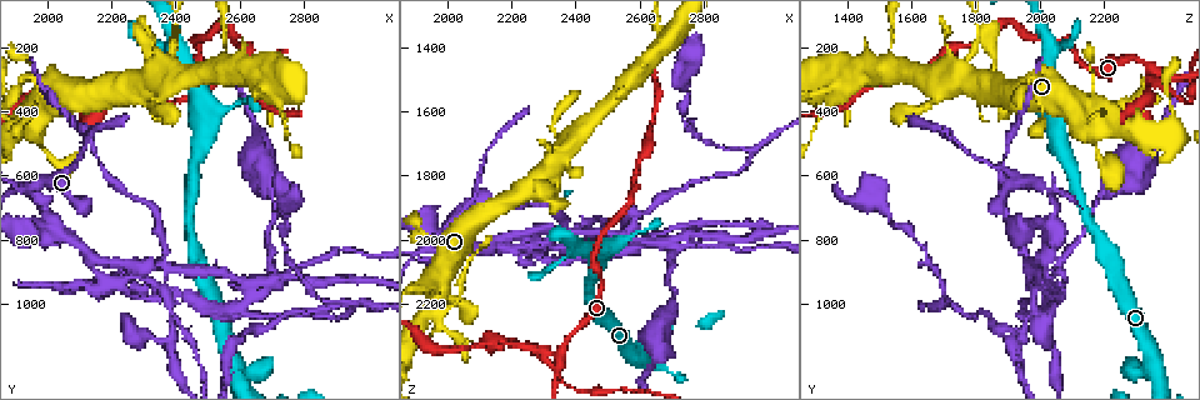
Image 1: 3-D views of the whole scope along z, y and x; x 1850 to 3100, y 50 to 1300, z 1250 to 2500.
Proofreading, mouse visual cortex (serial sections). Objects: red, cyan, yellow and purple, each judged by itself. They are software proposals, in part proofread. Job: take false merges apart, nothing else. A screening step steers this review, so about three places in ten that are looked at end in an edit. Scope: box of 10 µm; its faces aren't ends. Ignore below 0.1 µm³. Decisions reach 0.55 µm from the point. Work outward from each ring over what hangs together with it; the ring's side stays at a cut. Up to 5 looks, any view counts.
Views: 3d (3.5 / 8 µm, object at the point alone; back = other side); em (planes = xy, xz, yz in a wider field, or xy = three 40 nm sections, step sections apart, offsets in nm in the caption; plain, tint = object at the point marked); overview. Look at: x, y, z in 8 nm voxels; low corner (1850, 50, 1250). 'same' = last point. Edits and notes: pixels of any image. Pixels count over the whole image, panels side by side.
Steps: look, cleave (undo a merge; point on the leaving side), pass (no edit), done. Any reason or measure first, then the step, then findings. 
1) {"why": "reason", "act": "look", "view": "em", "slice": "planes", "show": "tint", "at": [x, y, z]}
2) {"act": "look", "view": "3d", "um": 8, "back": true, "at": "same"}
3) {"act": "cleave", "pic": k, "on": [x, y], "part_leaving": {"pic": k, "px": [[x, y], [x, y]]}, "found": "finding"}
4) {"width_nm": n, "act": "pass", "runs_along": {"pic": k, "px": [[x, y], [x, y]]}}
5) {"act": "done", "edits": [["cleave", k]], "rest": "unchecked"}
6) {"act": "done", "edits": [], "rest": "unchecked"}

{"why": "thin neck", "act": "look", "view": "3d", "um": 8, "at": [2350, 270, 2360]}

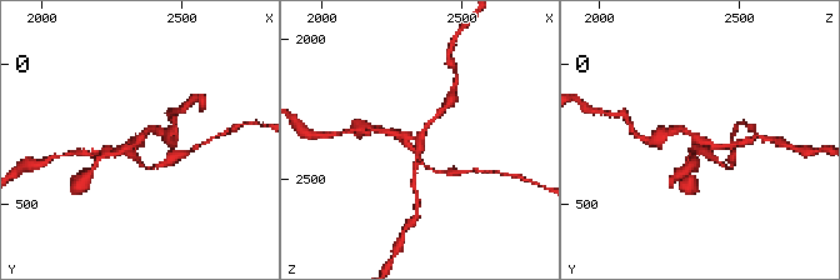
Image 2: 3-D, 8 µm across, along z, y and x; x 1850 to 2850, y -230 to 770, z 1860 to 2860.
{"why": "closer look", "act": "look", "view": "3d", "um": 3.5, "at": "same"}

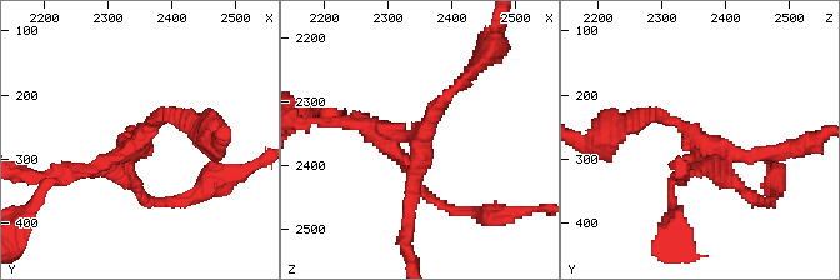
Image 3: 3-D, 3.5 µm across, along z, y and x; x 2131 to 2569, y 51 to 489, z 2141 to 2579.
{"arm_widths_nm": [150, 200, 200, 200], "act": "cleave", "pic": 3, "on": [146, 203], "found": "a second cell is stuck on"}

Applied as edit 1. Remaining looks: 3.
{"why": "sudden change in width", "act": "look", "view": "3d", "um": 3.5, "at": [1940, 640, 2010]}

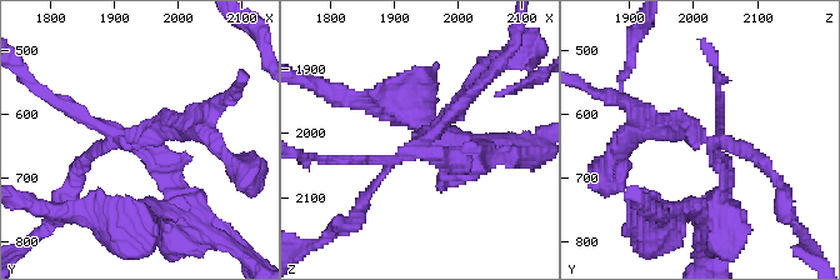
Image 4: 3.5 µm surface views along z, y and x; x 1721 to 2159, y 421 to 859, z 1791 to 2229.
{"arms": 4, "arm_widths_nm": [150, 150, 200, 200], "why": "need the tissue", "act": "look", "view": "em", "slice": "xy", "step": 5, "show": "tint", "at": [1945, 635, 2015]}

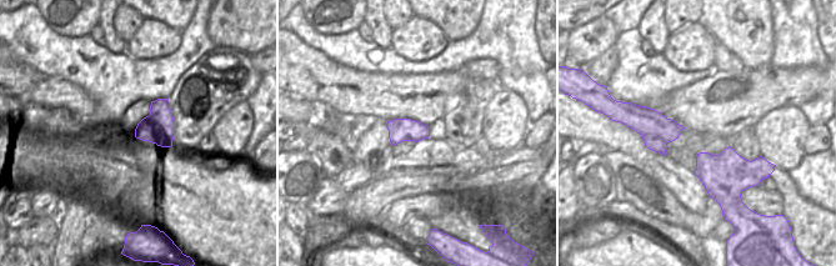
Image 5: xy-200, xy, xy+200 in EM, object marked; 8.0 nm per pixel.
{"act": "cleave", "pic": 4, "on": [165, 188], "border": {"pic": 5, "px": [[642, 135], [657, 135], [666, 142]]}, "found": "a second cell is stuck on"}

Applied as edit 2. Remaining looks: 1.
{"act": "done", "edits": [["cleave", 3], ["cleave", 4]], "rest": "unchecked"}

